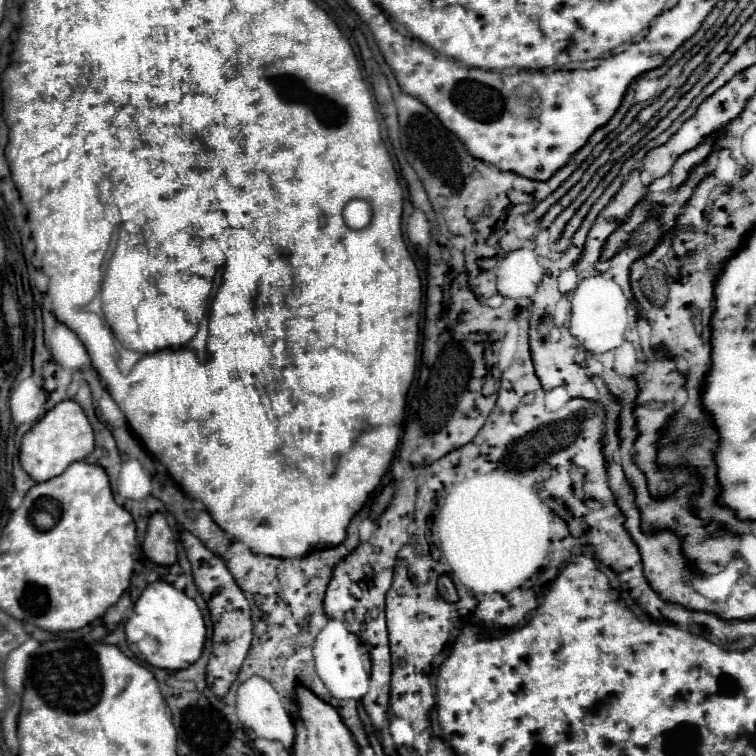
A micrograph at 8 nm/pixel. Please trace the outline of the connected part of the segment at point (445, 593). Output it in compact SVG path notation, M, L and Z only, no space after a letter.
M443 574L441 578L439 578L439 596L445 600L445 602L457 602L459 598L457 598L457 590L455 590L455 586L453 586L453 580L447 576L447 574Z

